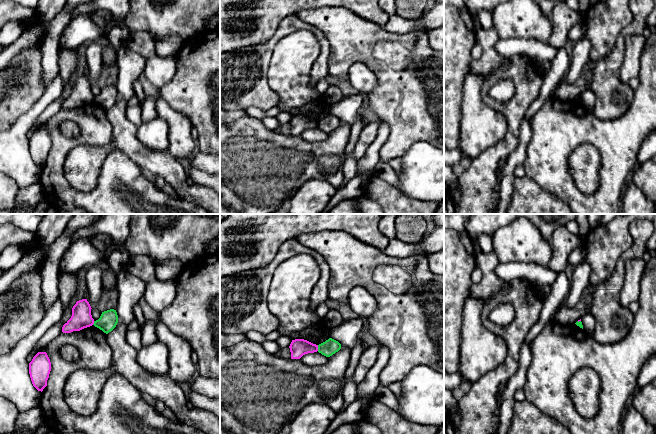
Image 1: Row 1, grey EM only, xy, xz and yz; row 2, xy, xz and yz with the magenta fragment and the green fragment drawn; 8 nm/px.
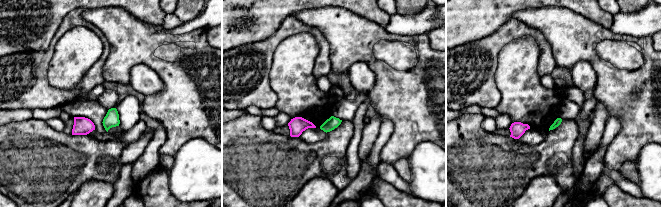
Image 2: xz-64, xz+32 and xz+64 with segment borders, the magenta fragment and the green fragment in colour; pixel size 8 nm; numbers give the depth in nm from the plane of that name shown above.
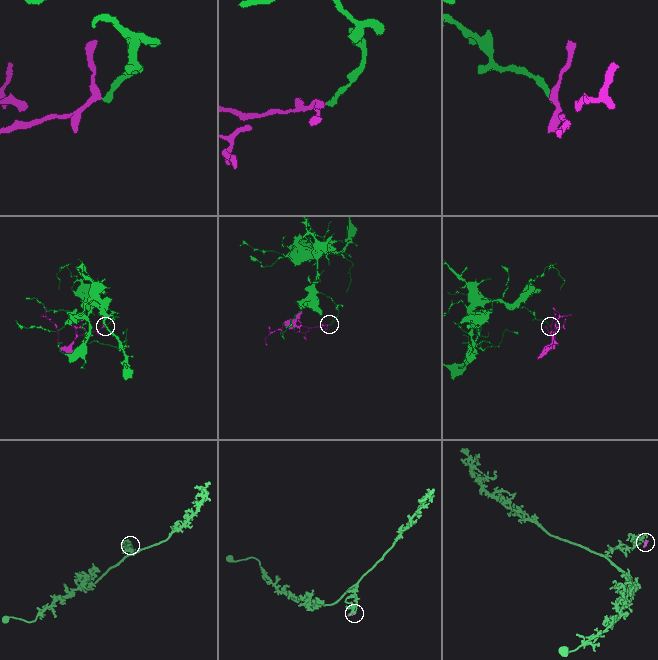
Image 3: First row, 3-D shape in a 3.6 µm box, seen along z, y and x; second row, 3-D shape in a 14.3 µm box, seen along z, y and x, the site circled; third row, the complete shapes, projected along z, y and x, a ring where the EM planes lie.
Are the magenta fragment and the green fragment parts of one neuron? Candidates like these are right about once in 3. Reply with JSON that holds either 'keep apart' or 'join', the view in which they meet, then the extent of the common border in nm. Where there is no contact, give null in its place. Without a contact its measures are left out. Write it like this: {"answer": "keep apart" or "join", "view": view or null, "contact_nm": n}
{"answer": "keep apart", "view": "xz", "contact_nm": 50}

